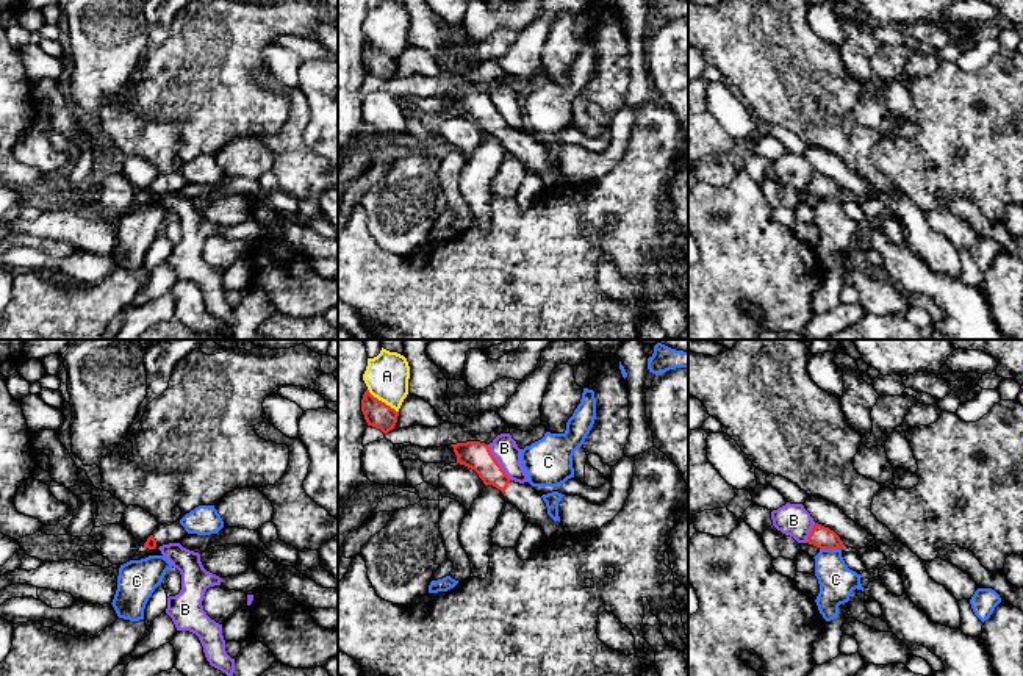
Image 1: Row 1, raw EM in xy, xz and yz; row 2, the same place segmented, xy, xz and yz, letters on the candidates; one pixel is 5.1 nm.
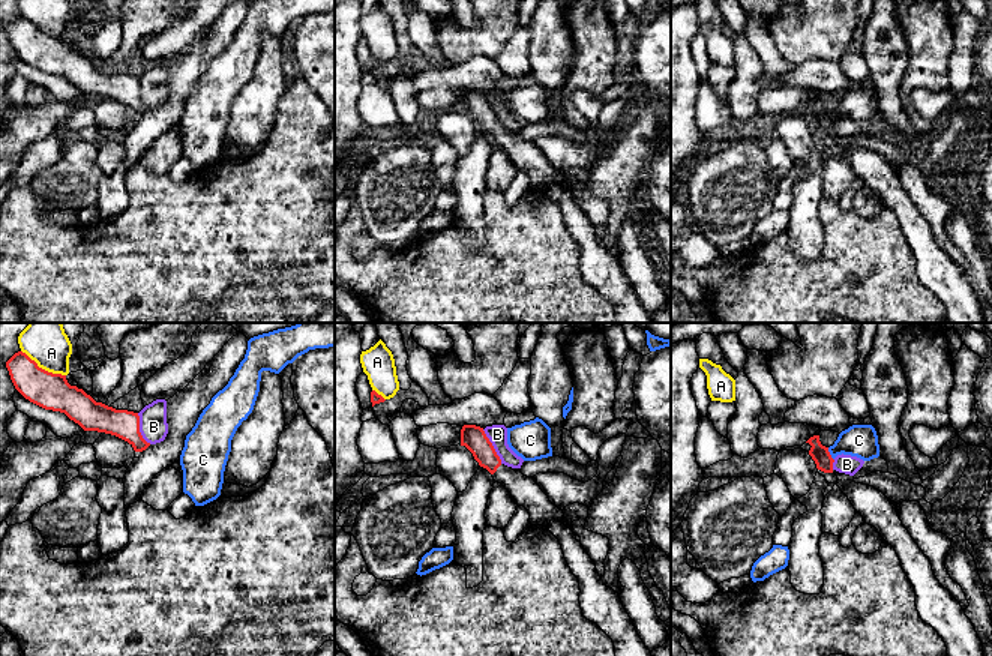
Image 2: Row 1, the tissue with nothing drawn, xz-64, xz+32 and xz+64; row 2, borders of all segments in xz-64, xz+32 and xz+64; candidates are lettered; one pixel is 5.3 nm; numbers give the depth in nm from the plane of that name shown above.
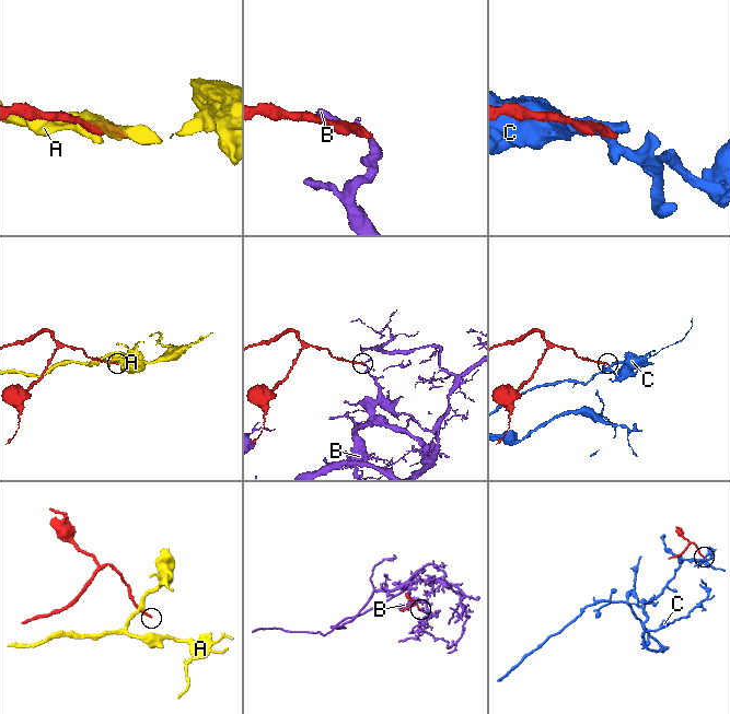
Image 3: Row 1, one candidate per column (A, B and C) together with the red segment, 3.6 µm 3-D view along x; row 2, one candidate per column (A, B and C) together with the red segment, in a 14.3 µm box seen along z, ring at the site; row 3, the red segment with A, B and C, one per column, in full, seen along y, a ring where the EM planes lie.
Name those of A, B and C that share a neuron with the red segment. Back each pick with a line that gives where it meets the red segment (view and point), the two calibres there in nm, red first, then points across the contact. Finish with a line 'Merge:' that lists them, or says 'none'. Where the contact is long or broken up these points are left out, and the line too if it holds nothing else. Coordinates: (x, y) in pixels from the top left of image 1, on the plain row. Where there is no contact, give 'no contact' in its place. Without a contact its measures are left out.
Merge: none

